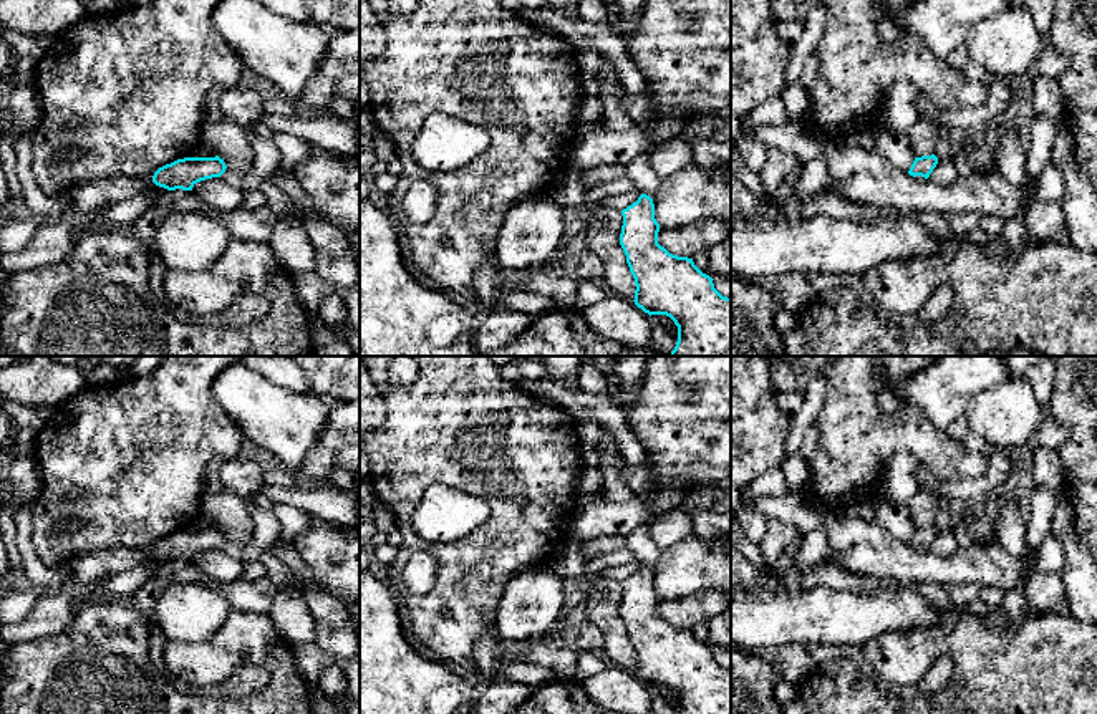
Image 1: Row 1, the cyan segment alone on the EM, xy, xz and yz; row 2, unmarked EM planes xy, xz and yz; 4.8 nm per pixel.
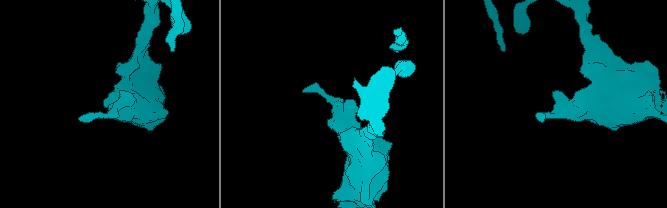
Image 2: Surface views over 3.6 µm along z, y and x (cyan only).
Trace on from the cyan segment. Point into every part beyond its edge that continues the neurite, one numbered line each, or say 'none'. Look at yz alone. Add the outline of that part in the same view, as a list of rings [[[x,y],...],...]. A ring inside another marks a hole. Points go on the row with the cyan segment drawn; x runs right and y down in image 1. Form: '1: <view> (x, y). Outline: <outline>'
none

